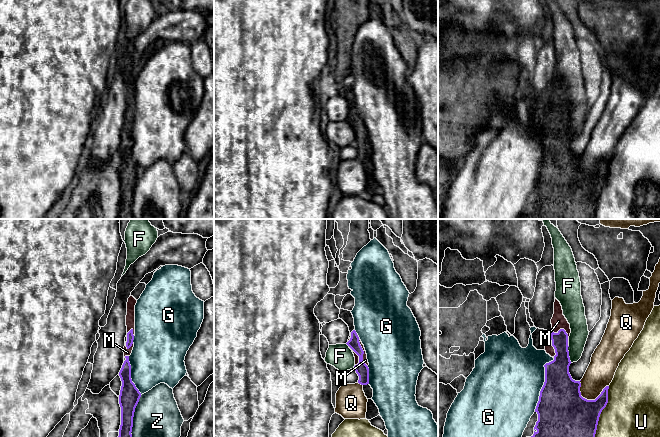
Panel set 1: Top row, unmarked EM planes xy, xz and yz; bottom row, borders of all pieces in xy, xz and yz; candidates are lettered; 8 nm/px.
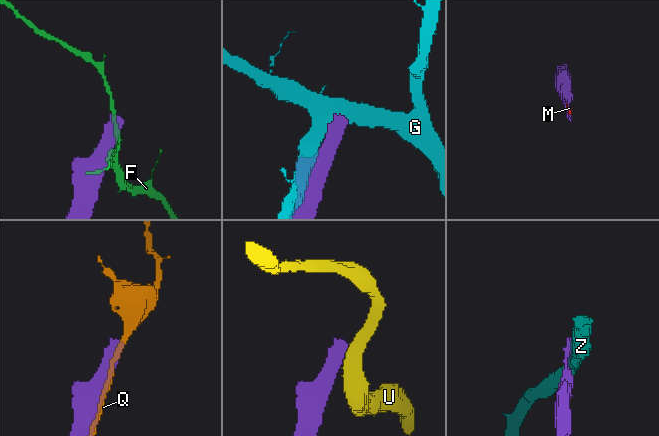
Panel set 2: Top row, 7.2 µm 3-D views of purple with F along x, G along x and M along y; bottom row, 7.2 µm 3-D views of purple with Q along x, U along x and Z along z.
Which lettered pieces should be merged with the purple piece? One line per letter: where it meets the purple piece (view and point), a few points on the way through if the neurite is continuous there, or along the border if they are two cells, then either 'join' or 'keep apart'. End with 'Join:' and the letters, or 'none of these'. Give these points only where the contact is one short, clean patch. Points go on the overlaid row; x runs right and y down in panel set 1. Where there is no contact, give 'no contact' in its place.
F: yz (568, 354) | along yz (568, 346), (568, 356), (571, 362) | keep apart
G: yz (544, 383) | keep apart
M: xz (362, 350) | join
Q: yz (595, 399) | keep apart
U: yz (601, 411) | keep apart
Z: xy (133, 416) | keep apart
Join: M

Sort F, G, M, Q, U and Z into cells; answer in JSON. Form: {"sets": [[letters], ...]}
{"sets": [["F"], ["G"], ["M"], ["Q"], ["U"], ["Z"]]}

